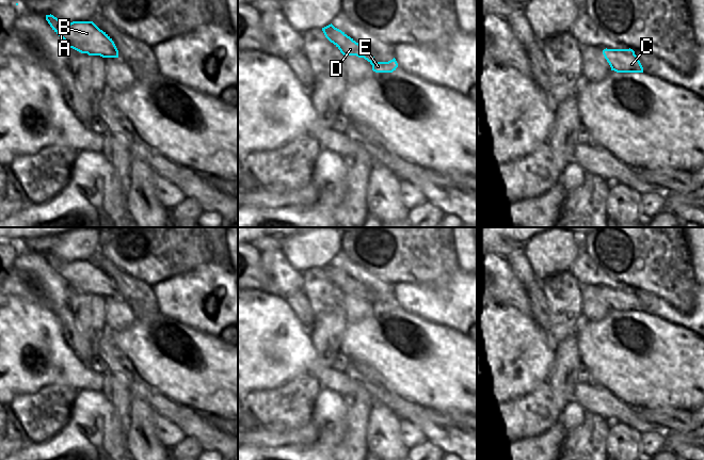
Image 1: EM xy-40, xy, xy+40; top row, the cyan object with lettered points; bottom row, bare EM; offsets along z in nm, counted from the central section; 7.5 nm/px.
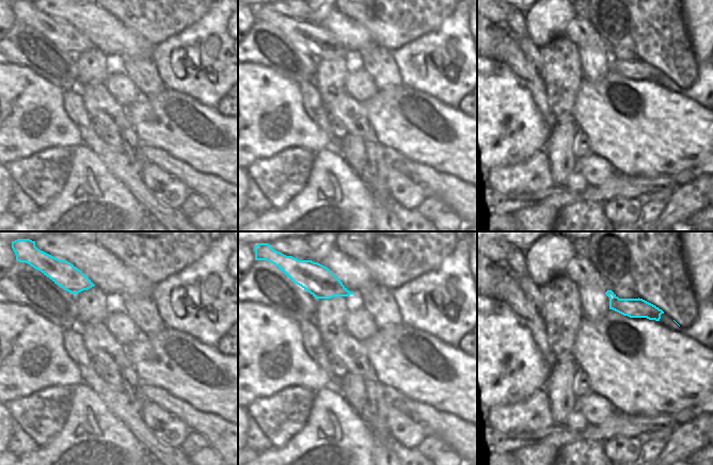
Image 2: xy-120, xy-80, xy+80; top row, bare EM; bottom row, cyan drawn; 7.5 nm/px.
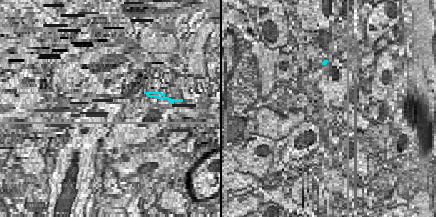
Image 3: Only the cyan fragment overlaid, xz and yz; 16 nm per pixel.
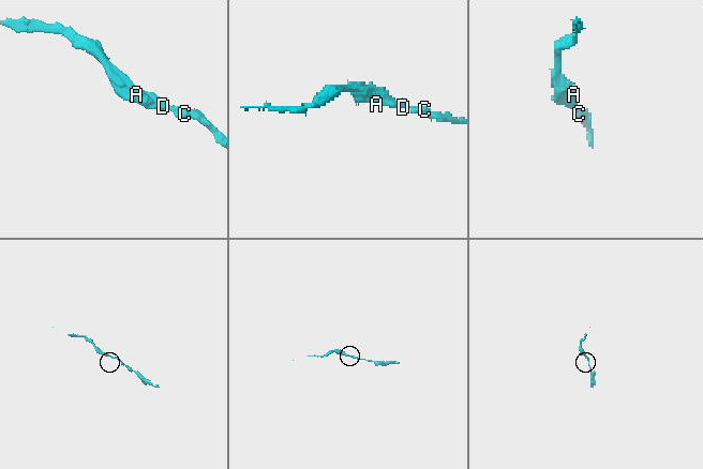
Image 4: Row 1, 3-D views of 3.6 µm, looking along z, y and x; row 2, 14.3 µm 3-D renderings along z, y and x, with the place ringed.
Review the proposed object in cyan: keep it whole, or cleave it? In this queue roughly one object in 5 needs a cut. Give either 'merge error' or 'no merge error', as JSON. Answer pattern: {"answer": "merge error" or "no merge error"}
{"answer": "no merge error"}

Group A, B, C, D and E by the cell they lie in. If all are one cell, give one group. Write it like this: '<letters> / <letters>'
A B C D E

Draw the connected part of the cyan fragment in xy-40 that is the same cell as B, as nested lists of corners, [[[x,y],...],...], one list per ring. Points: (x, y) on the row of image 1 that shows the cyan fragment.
[[[46,15],[52,30],[67,44],[81,53],[118,58],[118,50],[112,38],[93,21],[62,21],[53,15]]]

